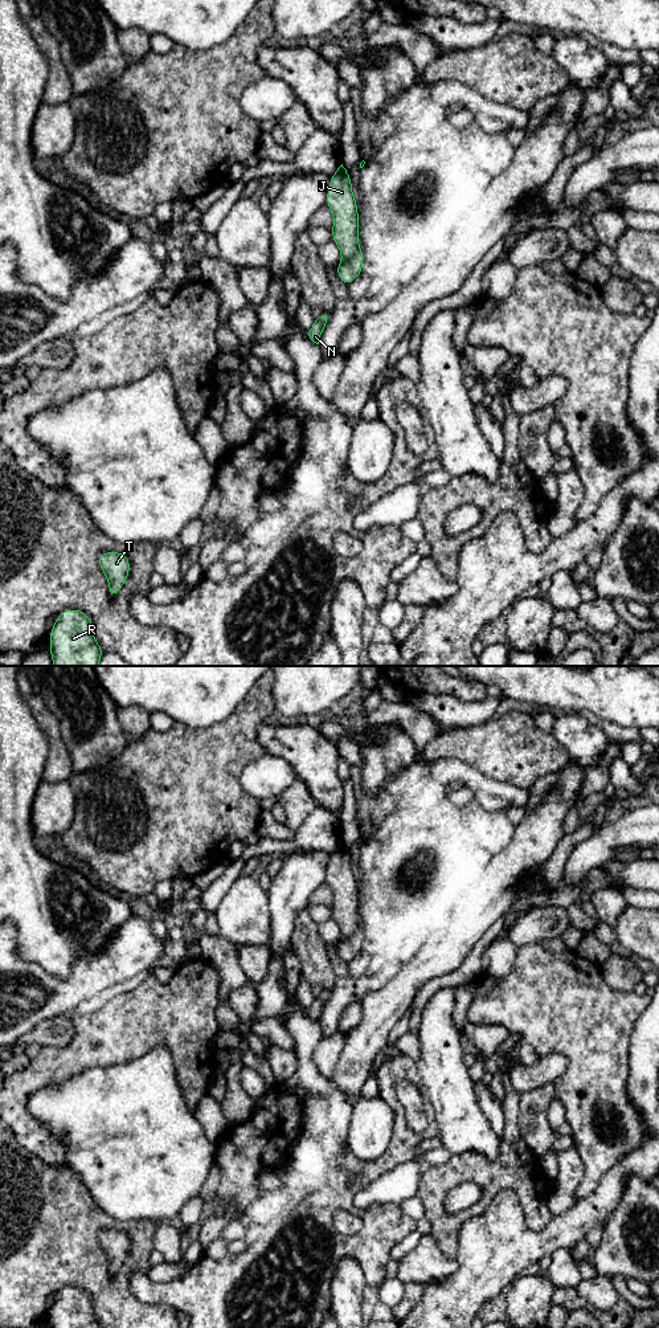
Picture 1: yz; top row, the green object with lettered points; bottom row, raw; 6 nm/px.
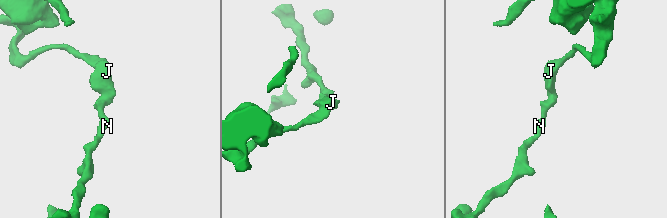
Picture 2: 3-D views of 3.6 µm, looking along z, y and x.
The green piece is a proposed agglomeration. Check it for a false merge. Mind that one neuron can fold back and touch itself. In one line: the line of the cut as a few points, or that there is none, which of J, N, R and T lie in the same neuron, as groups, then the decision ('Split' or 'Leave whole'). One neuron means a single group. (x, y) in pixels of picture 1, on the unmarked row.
Split along yz (359, 927), (342, 940). Groups: J / N R T. Split

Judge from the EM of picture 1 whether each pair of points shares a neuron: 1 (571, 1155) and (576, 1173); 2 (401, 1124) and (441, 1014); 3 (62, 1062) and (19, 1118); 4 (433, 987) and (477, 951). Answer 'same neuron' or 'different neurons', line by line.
1: same neuron
2: different neurons
3: same neuron
4: same neuron

